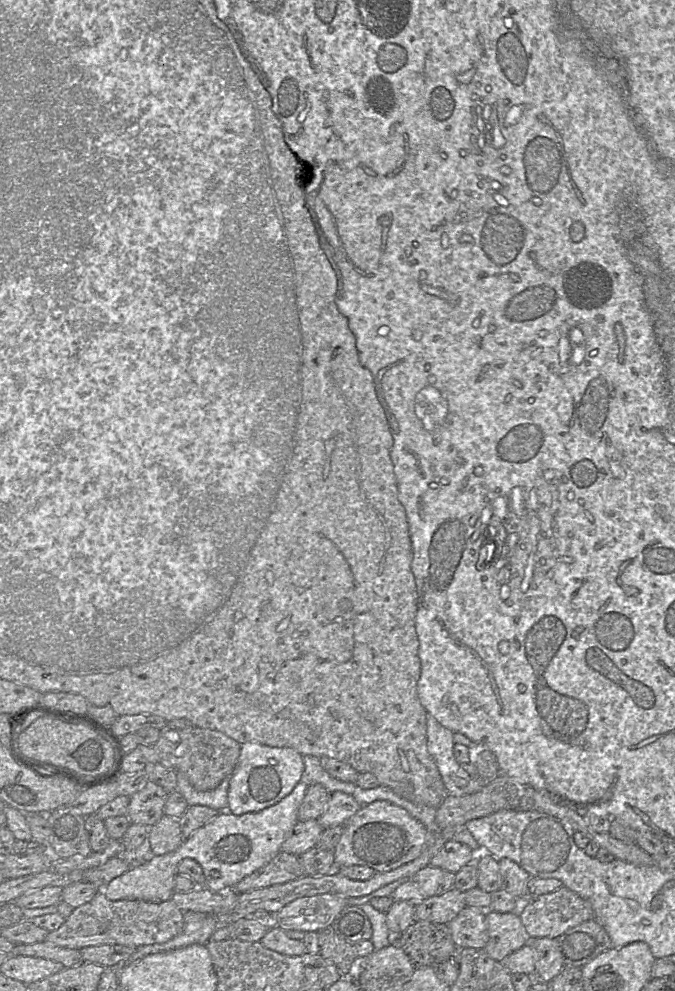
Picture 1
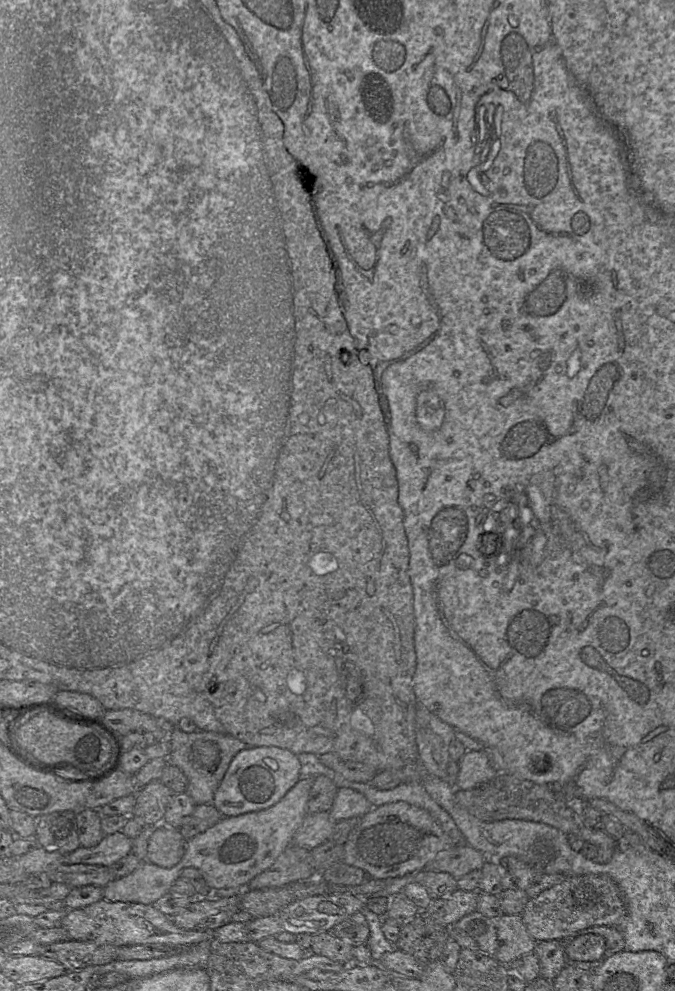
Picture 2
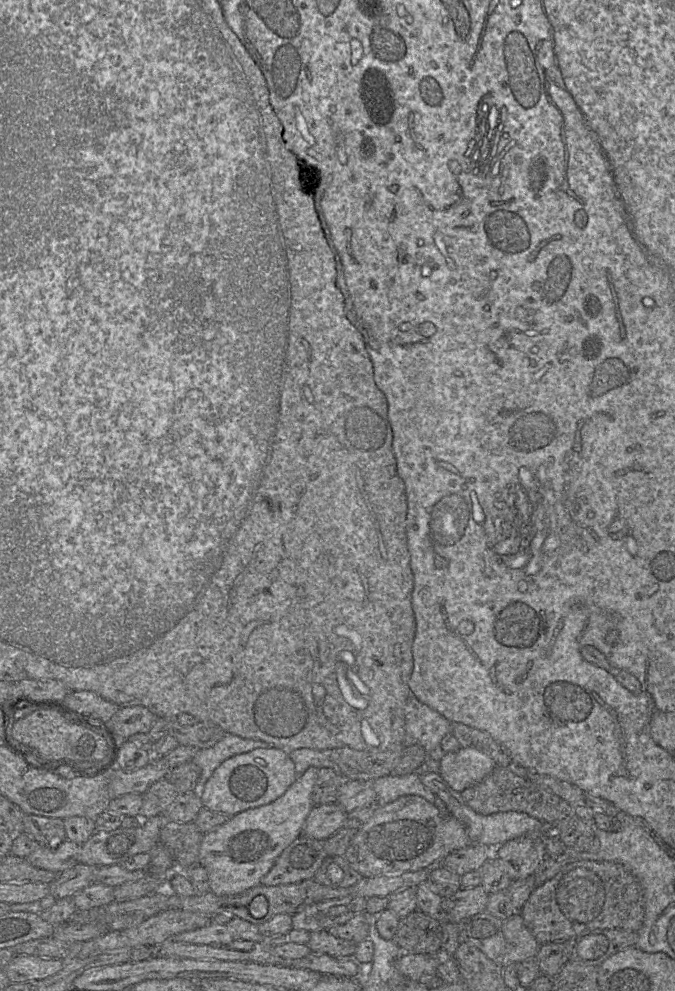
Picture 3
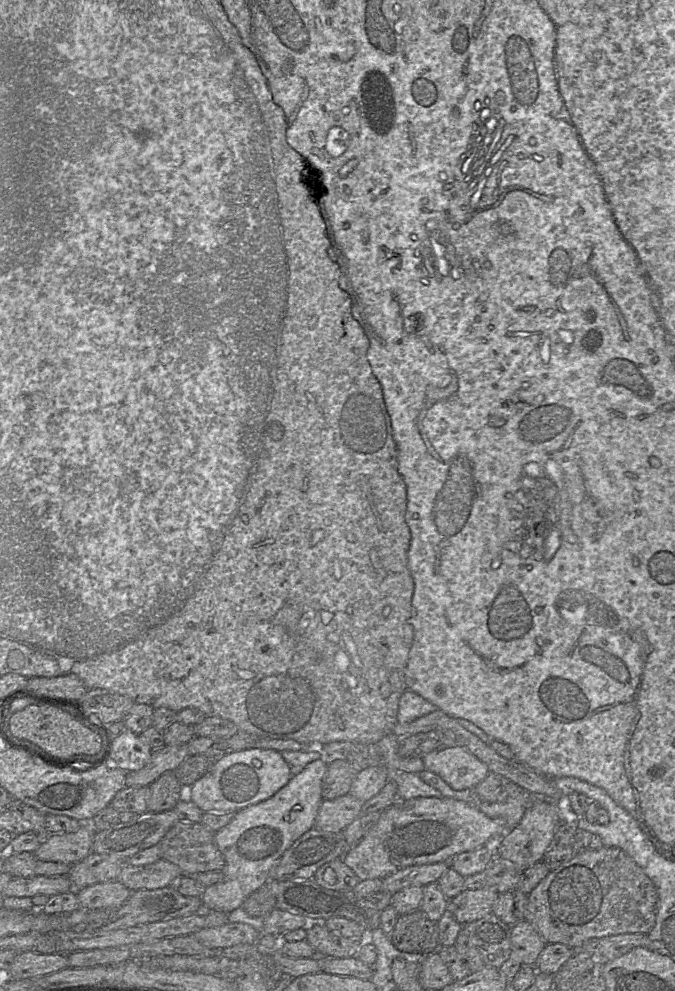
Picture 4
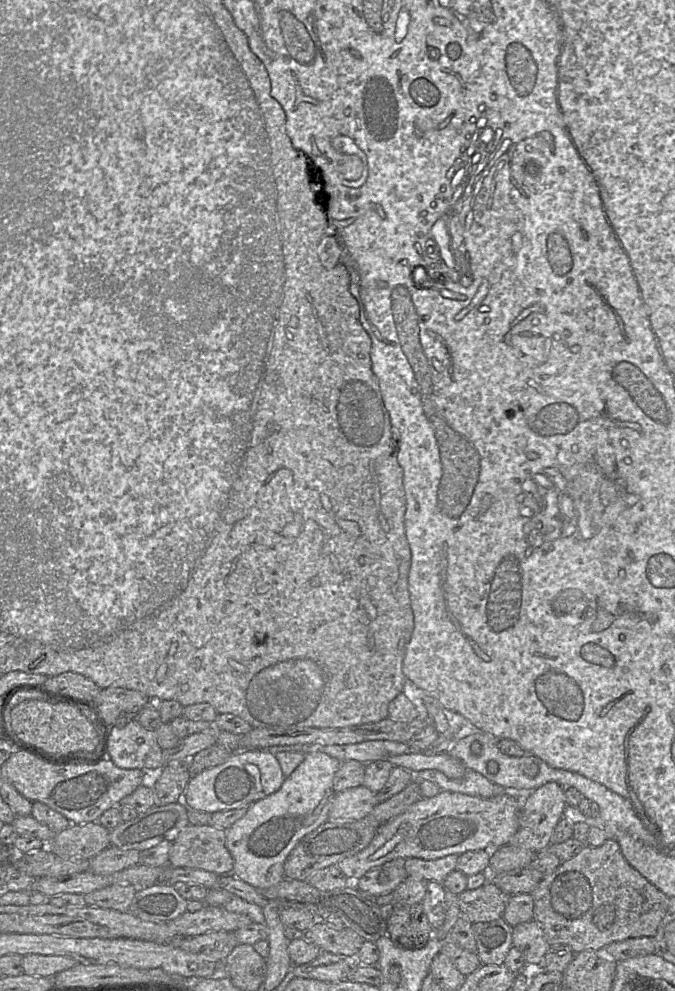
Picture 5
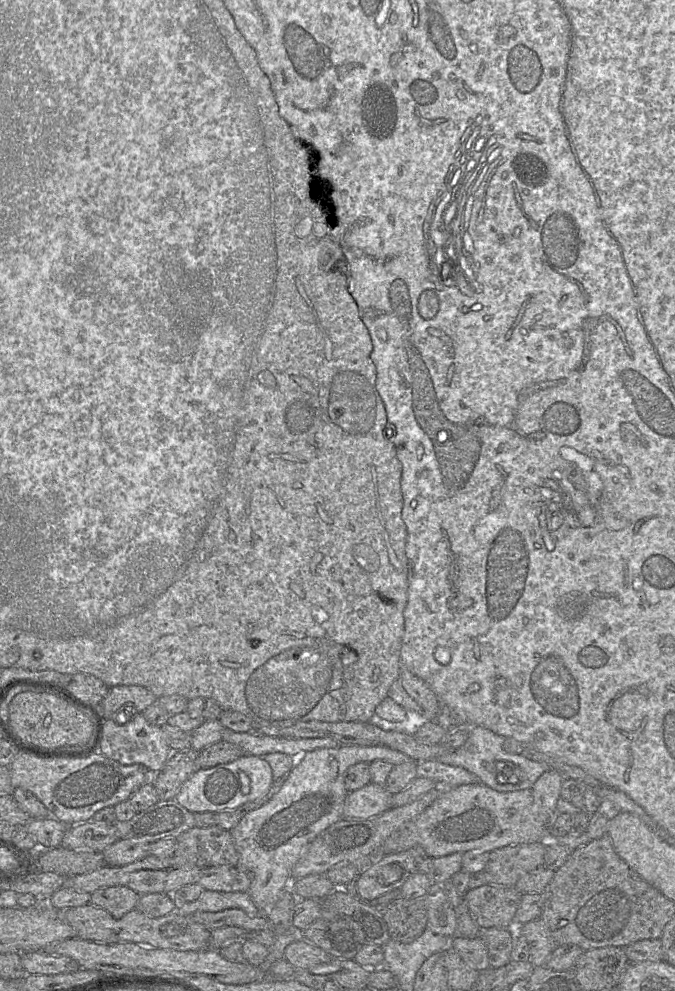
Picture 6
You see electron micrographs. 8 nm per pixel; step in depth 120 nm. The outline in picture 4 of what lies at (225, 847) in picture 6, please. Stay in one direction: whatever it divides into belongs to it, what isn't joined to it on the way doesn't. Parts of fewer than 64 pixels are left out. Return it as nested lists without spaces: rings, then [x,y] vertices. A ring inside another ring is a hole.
[[[178,821],[158,844],[161,858],[179,866],[183,875],[195,876],[201,872],[222,871],[225,866],[225,859],[215,842],[215,832],[202,823]]]

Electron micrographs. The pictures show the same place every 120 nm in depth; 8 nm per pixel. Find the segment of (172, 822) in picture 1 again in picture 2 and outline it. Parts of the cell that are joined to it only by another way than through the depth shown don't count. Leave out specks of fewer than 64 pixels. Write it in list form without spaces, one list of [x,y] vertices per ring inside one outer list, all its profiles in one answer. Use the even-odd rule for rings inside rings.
[[[162,821],[149,839],[146,861],[163,868],[171,868],[184,856],[186,842],[178,828],[169,827]]]

